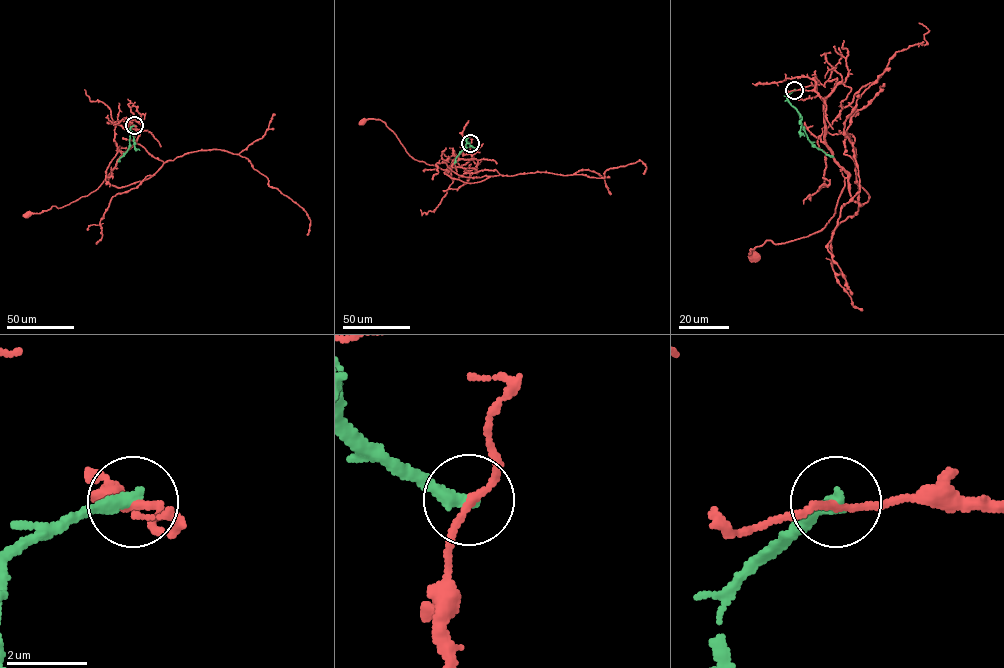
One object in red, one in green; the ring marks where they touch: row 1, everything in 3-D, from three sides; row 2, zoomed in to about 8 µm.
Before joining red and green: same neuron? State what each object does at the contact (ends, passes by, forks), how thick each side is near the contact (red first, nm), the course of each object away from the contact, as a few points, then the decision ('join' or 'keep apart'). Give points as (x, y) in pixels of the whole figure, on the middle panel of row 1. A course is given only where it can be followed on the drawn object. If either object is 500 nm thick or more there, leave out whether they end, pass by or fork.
red passes by; green ends there; 170 nm thick on the red side, 380 nm on the other; red runs (471, 143), (470, 153), (475, 158), (458, 159), (447, 172), (413, 159), (380, 120), (367, 119), (363, 122); green runs (471, 143), (466, 139), (465, 148), (453, 164); keep apart

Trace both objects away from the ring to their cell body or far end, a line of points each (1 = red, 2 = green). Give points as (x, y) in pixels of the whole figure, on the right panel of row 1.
1: (795, 90), (822, 99), (825, 144), (848, 176), (824, 227), (767, 240), (751, 249), (755, 258)
2: (795, 90), (788, 101), (798, 112), (807, 138), (833, 157)

